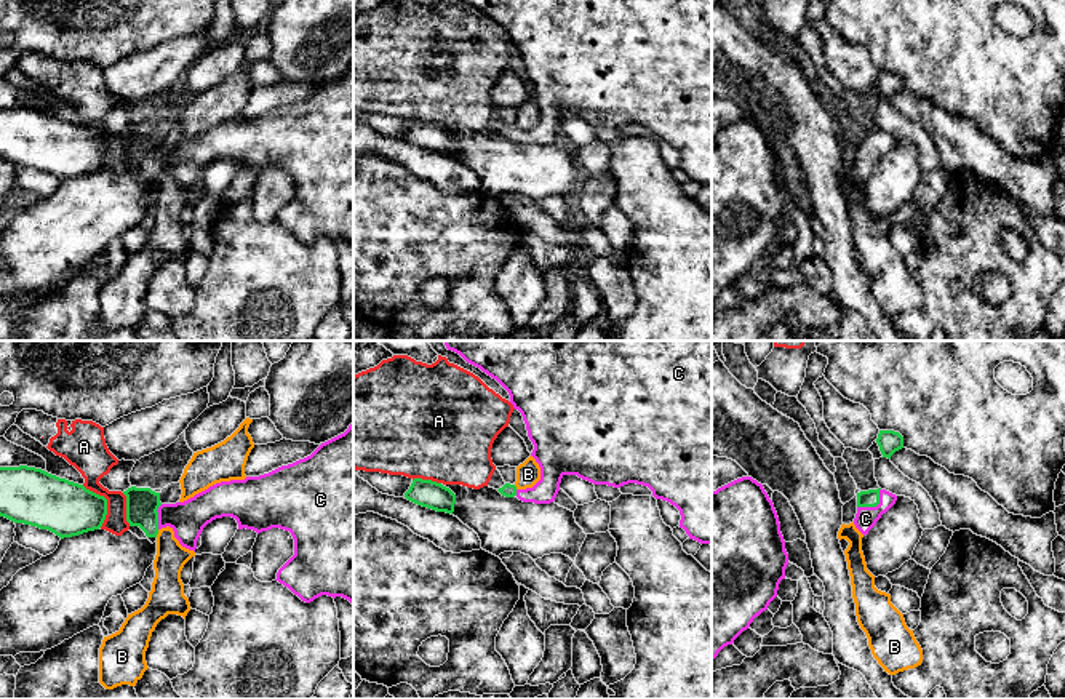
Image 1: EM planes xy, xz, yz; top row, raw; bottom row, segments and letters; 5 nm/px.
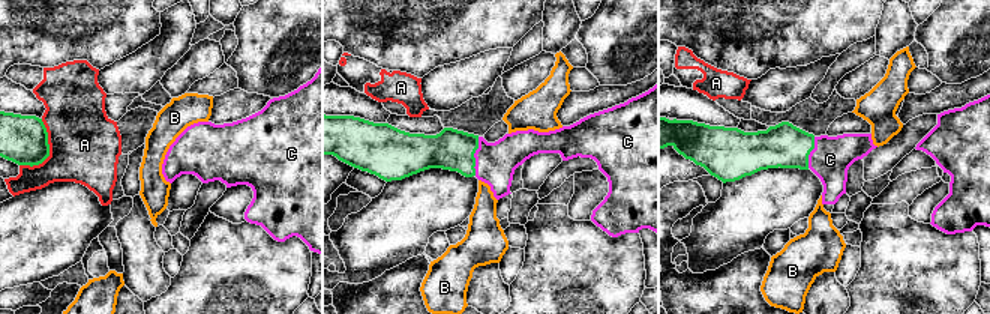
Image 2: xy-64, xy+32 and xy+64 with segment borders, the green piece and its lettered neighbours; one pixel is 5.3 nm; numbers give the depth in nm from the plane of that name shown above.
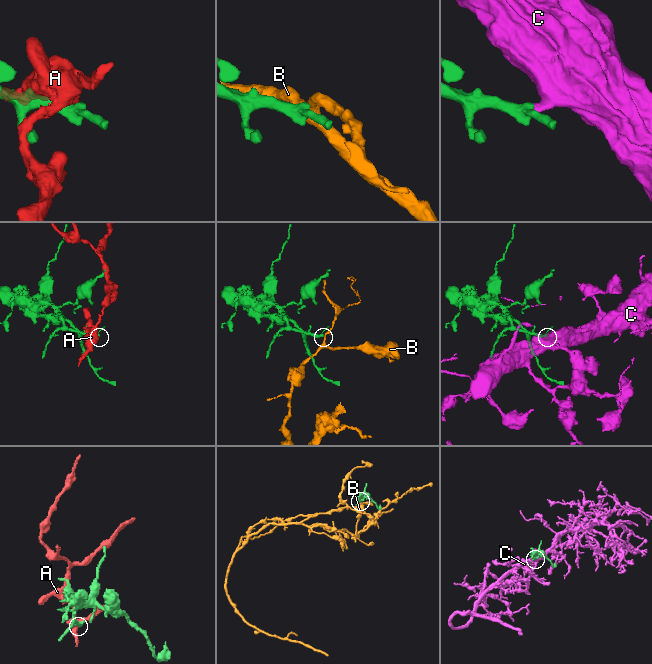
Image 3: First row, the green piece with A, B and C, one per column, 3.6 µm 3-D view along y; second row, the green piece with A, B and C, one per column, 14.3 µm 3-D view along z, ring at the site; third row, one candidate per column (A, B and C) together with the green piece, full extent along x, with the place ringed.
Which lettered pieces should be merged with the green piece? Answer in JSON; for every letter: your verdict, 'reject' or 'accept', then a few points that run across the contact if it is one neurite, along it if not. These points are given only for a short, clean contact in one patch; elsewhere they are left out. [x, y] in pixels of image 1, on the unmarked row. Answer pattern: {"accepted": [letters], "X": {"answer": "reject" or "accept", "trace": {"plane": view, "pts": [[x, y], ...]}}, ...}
{"accepted": ["C"], "A": {"answer": "reject"}, "B": {"answer": "reject", "trace": {"plane": "xy", "pts": [[159, 171], [155, 178]]}}, "C": {"answer": "accept", "trace": {"plane": "yz", "pts": [[870, 139], [875, 147], [865, 160]]}}}

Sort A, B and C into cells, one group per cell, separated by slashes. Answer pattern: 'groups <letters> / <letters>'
groups A / B / C

